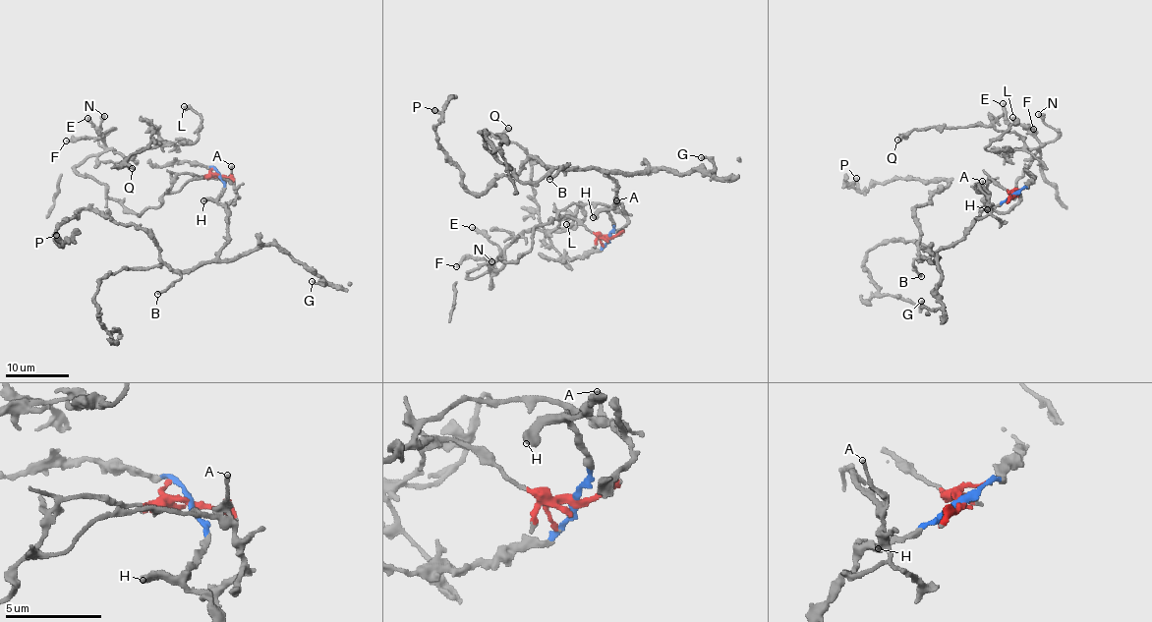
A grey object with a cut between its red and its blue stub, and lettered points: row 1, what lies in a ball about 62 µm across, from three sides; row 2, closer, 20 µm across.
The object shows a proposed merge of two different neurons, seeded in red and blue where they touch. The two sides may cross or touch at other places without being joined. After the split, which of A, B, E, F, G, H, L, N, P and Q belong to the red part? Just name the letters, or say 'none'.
A, E, F, L, N, Q

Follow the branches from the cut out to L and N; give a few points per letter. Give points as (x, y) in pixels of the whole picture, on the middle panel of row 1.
L: (609, 238), (537, 224), (524, 254), (468, 276), (579, 202), (566, 223)
N: (609, 238), (568, 217), (537, 224), (524, 254), (468, 276), (495, 271), (489, 287), (492, 261)

